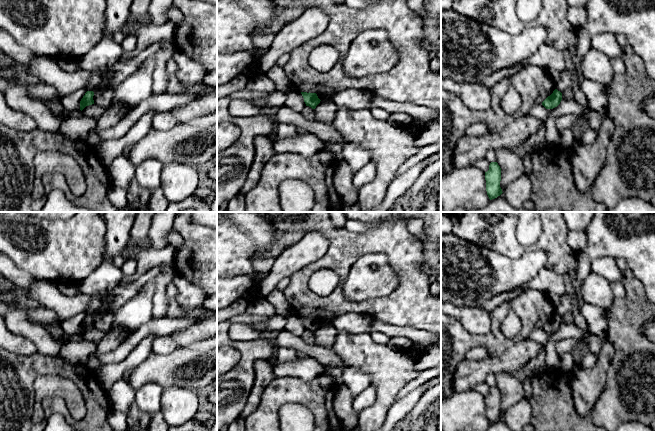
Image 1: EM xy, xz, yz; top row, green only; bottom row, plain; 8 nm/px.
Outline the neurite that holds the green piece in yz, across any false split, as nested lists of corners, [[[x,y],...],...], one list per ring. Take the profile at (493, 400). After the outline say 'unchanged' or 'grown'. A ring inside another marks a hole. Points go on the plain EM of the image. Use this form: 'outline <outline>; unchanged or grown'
outline [[[491,386],[489,394],[485,396],[486,415],[490,424],[497,422],[503,416],[500,411],[501,392],[497,386]]]; unchanged

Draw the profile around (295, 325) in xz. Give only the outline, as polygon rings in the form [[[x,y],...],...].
[[[291,315],[287,318],[287,324],[285,330],[291,332],[296,336],[302,336],[304,331],[306,330],[304,326],[304,322],[299,315]]]

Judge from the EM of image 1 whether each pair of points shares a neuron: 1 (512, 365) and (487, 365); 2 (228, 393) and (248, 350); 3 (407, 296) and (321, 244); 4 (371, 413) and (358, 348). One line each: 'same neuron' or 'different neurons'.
1: same neuron
2: same neuron
3: different neurons
4: same neuron

